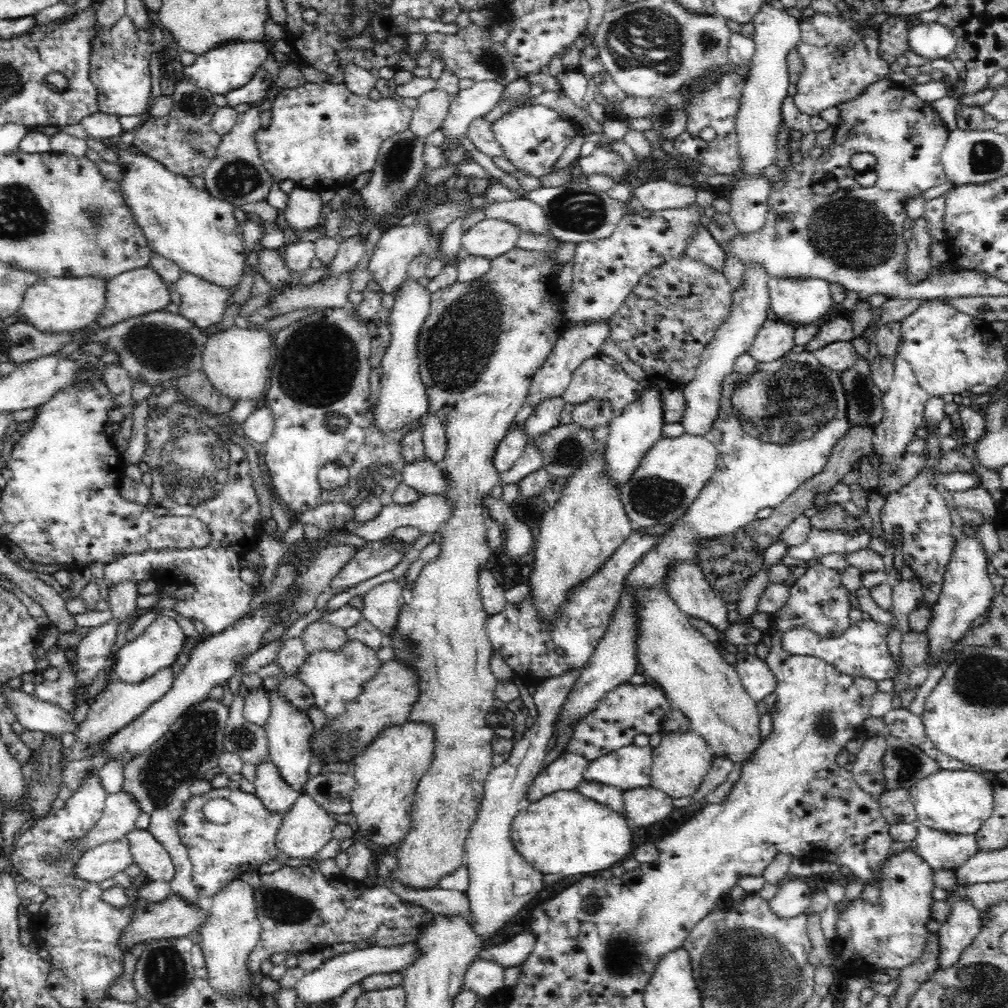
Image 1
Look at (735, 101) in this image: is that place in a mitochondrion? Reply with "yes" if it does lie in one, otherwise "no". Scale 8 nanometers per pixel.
no

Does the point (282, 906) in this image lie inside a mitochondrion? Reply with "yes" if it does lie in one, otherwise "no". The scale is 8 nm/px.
yes

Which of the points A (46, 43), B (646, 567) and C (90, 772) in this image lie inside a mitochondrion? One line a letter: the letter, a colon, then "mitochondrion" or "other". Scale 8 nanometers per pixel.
A: other
B: other
C: other

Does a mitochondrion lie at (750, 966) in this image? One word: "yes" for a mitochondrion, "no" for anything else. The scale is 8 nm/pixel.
yes

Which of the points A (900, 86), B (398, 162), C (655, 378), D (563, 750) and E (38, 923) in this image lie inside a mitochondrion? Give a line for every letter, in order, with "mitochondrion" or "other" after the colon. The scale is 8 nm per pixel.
A: other
B: mitochondrion
C: other
D: other
E: other

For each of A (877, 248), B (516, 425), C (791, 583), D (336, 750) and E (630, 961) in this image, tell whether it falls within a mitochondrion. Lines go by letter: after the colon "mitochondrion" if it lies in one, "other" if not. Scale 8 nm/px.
A: mitochondrion
B: other
C: other
D: mitochondrion
E: mitochondrion

